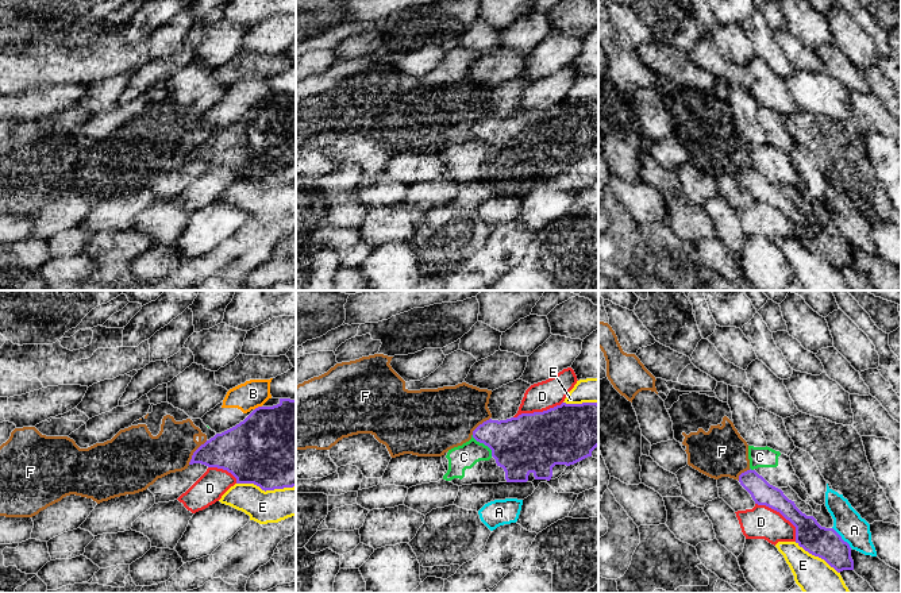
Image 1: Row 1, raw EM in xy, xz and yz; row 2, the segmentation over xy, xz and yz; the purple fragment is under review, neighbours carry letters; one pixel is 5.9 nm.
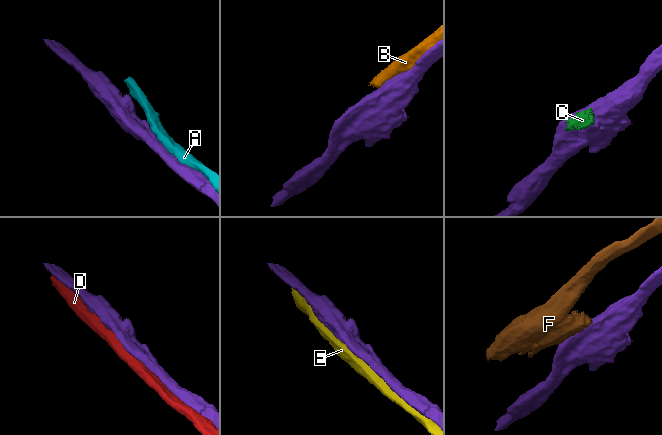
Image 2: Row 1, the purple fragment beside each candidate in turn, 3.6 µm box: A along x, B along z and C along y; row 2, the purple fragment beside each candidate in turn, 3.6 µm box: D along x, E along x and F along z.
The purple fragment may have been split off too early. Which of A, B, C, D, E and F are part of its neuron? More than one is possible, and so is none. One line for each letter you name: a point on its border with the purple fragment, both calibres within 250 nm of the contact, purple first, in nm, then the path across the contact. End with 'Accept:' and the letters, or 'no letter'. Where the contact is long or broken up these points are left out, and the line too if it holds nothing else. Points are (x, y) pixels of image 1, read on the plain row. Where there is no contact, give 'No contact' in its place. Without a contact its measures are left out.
Accept: no letter

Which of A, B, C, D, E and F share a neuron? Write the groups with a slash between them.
A / B C / D / E / F

